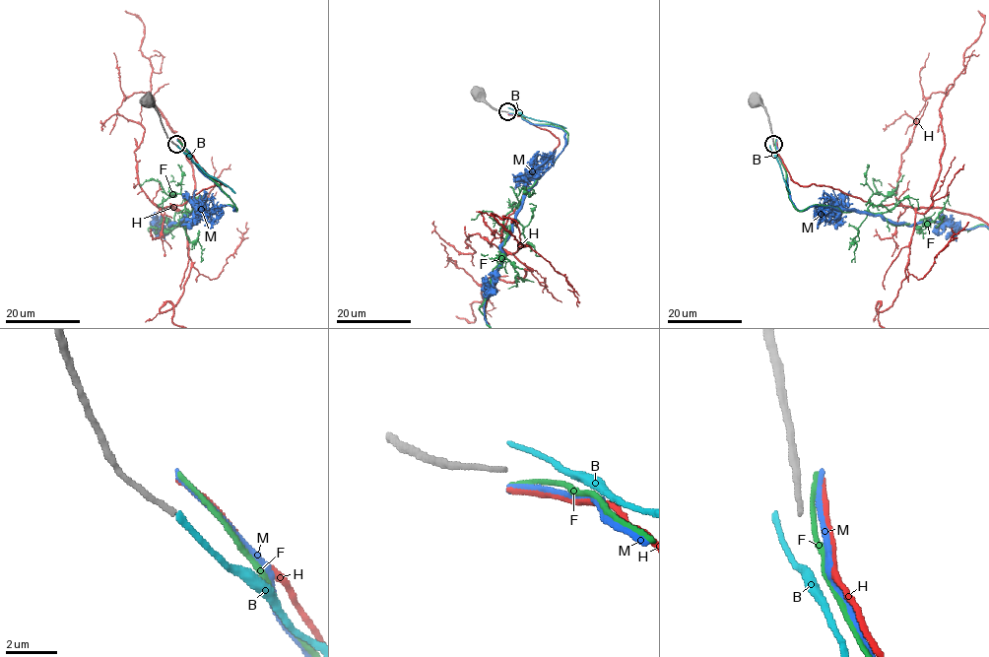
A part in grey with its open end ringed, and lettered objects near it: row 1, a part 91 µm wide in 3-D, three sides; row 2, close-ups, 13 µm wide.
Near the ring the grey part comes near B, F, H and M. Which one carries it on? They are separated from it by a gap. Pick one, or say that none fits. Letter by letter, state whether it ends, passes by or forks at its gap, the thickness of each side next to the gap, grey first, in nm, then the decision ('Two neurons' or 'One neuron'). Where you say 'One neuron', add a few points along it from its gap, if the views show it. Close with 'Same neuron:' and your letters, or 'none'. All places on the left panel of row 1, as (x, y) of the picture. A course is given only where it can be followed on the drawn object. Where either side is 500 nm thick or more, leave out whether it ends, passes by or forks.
B: It ends there. Thickness 240 nm (grey) against 200 nm. Two neurons
F: It ends there. Thickness 240 nm (grey) against 180 nm. Two neurons
H: It ends there. Thickness 240 nm (grey) against 220 nm. One neuron
M: It ends there. Thickness 240 nm (grey) against 300 nm. Two neurons
Same neuron: H

